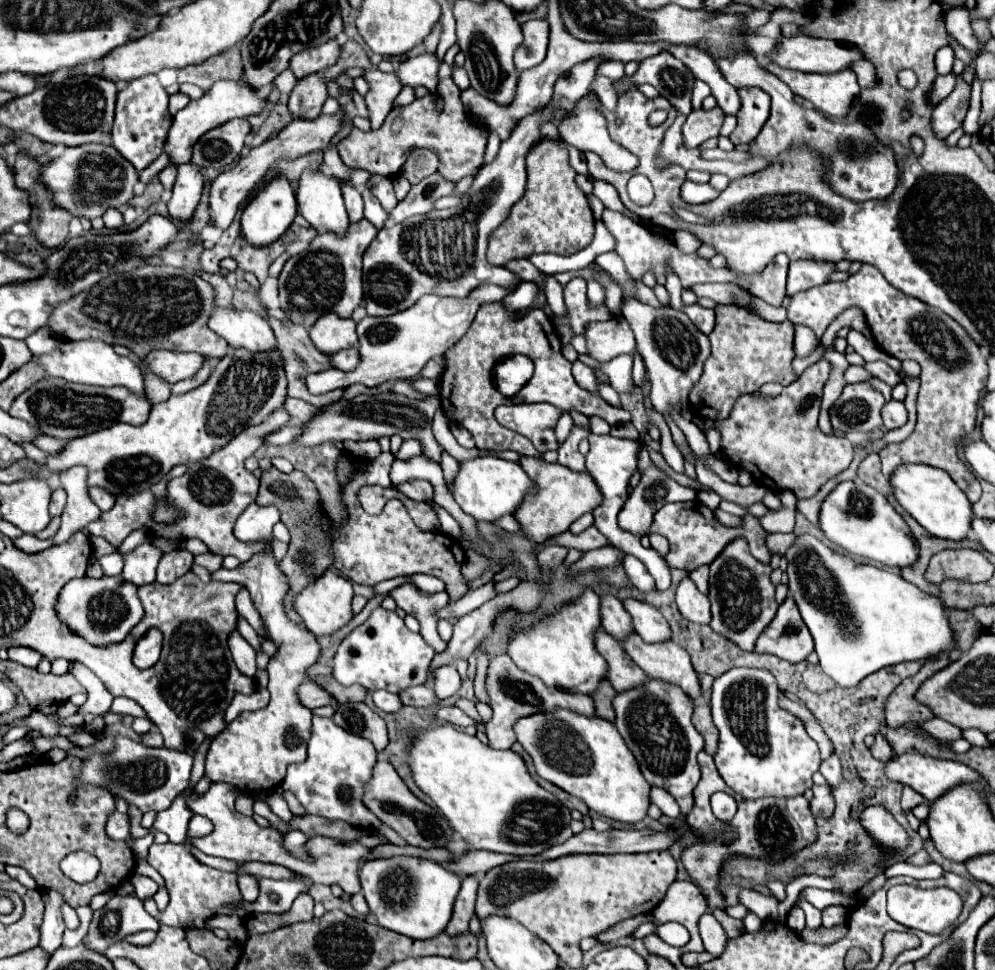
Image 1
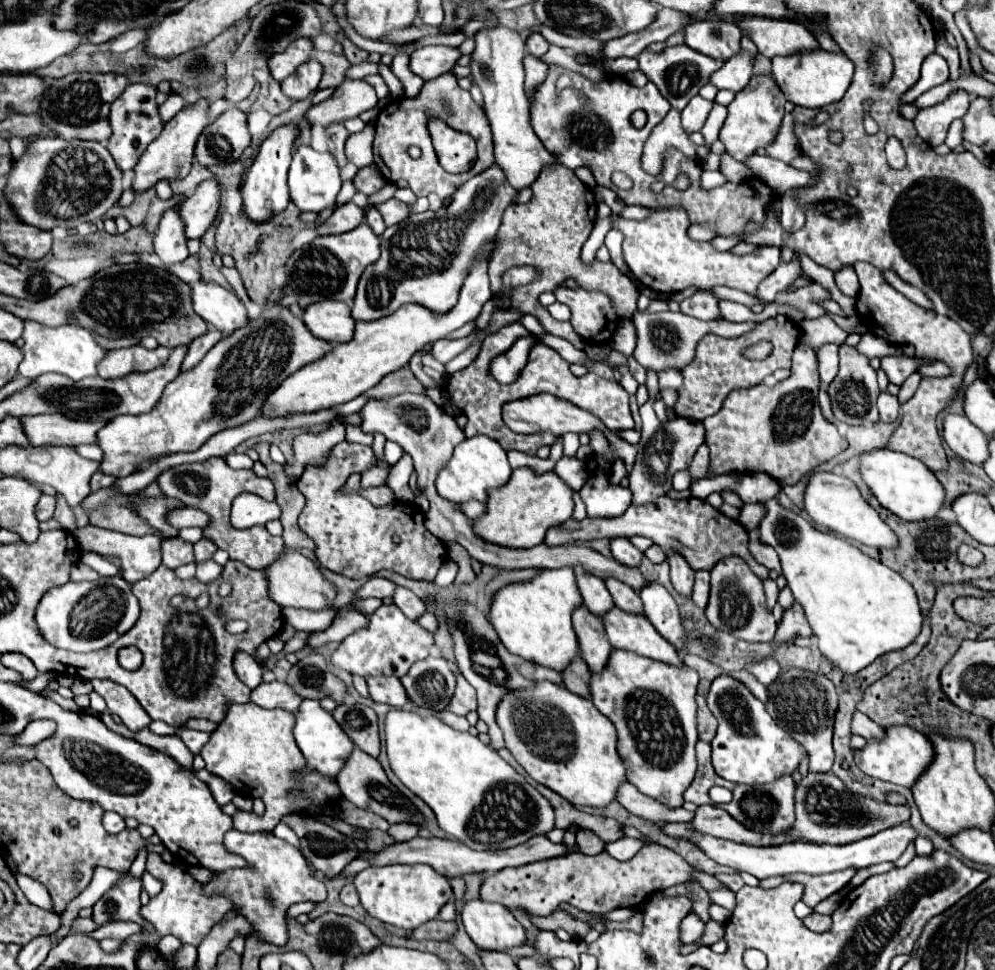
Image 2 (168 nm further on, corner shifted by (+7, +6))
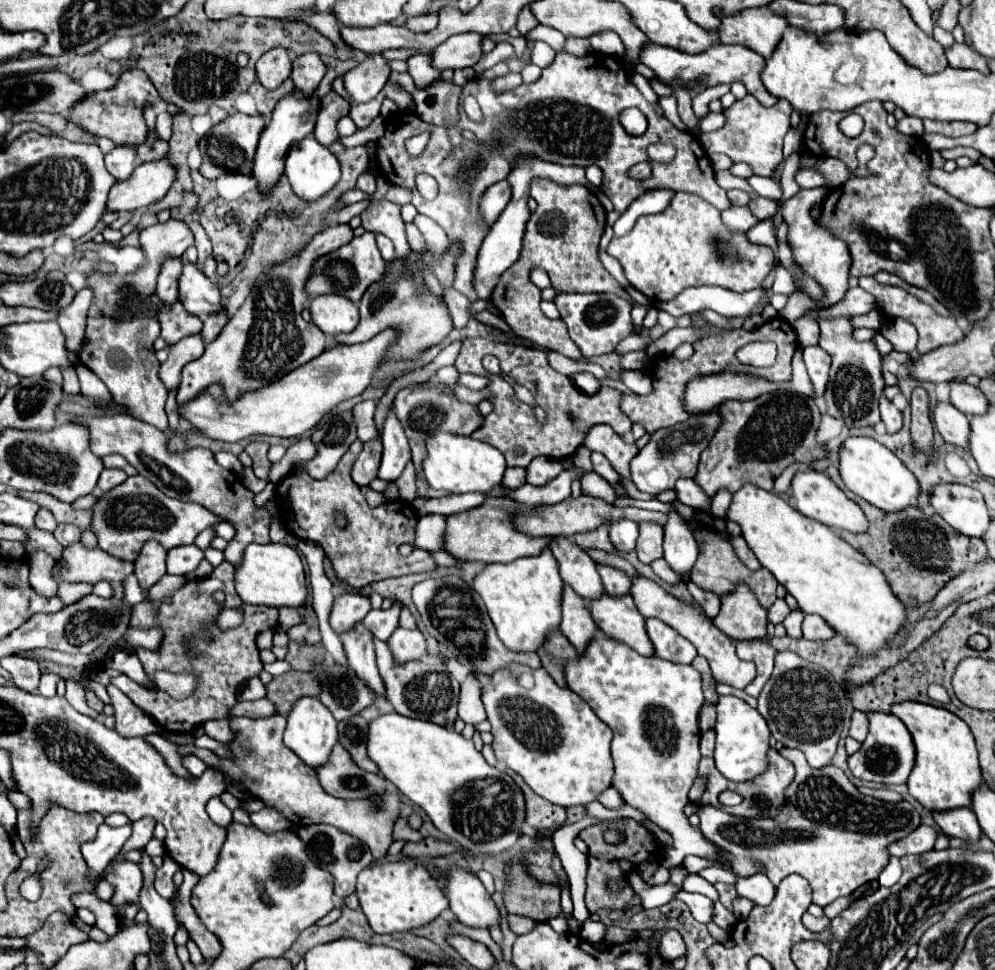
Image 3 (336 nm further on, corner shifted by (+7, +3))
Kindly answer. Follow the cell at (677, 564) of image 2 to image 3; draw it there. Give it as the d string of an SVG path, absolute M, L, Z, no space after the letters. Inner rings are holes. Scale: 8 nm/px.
M669 511L667 513L667 523L665 523L665 559L667 563L681 575L689 573L697 561L699 547L693 537L693 533L687 527L687 521L677 513Z

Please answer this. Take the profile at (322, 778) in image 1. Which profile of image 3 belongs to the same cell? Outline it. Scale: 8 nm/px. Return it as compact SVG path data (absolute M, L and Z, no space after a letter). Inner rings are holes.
M301 697L295 701L293 709L287 715L287 729L285 729L283 741L309 767L323 765L329 759L333 745L337 743L337 721L329 713L329 709L325 709L325 705L321 705L321 701L317 697Z

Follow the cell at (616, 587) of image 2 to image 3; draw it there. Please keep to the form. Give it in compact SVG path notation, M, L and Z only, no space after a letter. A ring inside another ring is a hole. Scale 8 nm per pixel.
M597 563L597 571L599 571L599 575L603 579L603 587L609 595L617 597L617 595L625 595L629 591L631 579L623 571L609 567L609 565L603 565L603 563Z

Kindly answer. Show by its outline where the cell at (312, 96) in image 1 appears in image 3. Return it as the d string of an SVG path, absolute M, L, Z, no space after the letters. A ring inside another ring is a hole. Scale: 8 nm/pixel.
M305 53L293 61L291 77L293 77L295 89L307 95L311 95L317 89L323 75L325 75L325 63L317 53Z

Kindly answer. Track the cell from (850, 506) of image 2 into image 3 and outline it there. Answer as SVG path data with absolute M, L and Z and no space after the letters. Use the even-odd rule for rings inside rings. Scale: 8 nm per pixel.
M805 467L805 469L801 469L793 475L791 491L793 491L795 509L799 513L803 513L805 517L811 517L811 519L815 519L823 525L829 525L829 527L835 527L835 529L845 529L845 531L851 531L851 533L867 531L867 517L861 511L861 507L857 503L853 503L851 499L847 499L847 495L827 475Z

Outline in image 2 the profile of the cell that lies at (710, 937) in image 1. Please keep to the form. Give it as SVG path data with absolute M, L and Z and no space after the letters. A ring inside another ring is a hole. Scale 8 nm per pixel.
M689 914L683 922L681 922L681 940L685 944L693 944L703 936L705 930L705 922L697 916L697 914Z

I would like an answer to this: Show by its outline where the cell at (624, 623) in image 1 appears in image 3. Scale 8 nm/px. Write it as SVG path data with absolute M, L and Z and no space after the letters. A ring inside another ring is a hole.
M553 537L549 543L553 557L559 563L563 583L569 583L583 599L591 601L603 595L603 583L597 573L595 561L569 537Z

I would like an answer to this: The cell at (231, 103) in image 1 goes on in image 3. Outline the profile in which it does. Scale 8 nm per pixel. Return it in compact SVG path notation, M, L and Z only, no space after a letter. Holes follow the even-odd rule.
M167 157L141 163L127 181L113 185L107 199L107 211L135 211L147 207L153 201L163 199L173 181L175 173L167 163Z

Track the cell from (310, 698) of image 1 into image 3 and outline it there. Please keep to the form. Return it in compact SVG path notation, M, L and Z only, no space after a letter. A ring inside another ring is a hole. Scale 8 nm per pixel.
M239 701L231 711L229 717L269 717L273 715L273 705L269 701Z

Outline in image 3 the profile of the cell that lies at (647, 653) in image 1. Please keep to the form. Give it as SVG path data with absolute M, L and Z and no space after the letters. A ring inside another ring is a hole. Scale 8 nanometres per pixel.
M603 593L599 599L589 601L591 617L597 627L611 639L623 641L641 655L653 655L653 645L645 633L645 619L637 611L631 593L611 597Z

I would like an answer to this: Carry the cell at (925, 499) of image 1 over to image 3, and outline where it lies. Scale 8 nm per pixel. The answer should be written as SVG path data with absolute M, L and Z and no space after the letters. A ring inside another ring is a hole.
M849 437L839 449L839 475L849 491L865 499L867 503L883 509L897 511L911 505L913 497L919 497L919 483L915 475L879 441L873 437Z

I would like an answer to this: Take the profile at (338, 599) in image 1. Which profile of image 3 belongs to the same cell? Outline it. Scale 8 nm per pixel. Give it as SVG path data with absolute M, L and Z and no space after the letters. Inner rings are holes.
M251 543L243 551L241 565L235 567L235 591L243 603L267 607L301 607L307 597L307 583L301 557L285 543Z

